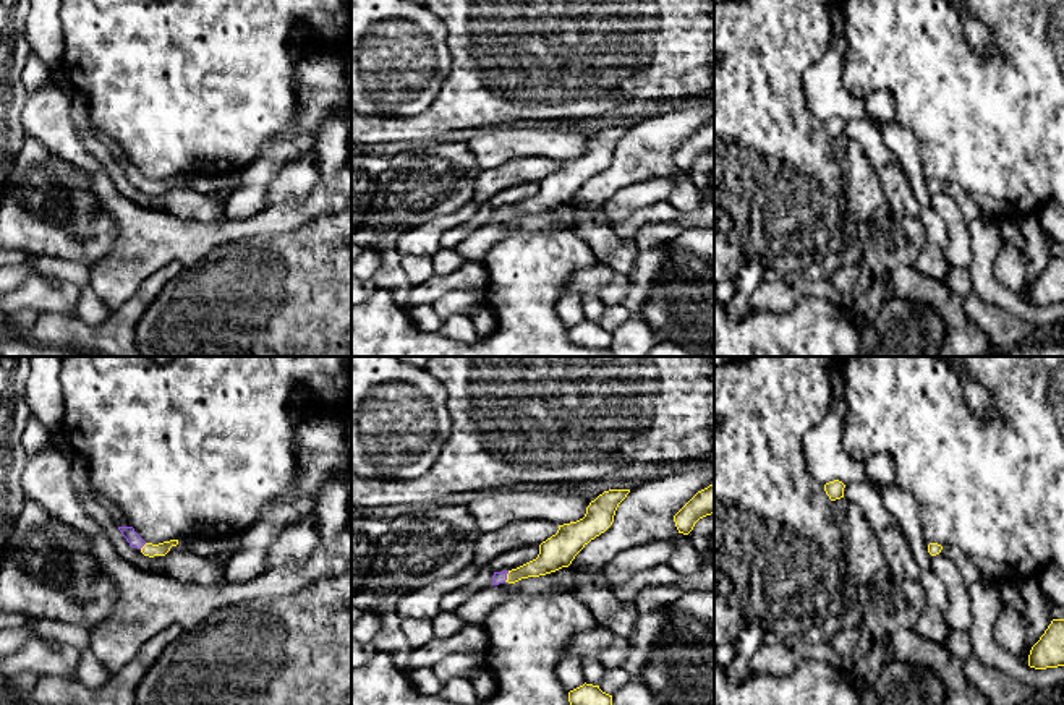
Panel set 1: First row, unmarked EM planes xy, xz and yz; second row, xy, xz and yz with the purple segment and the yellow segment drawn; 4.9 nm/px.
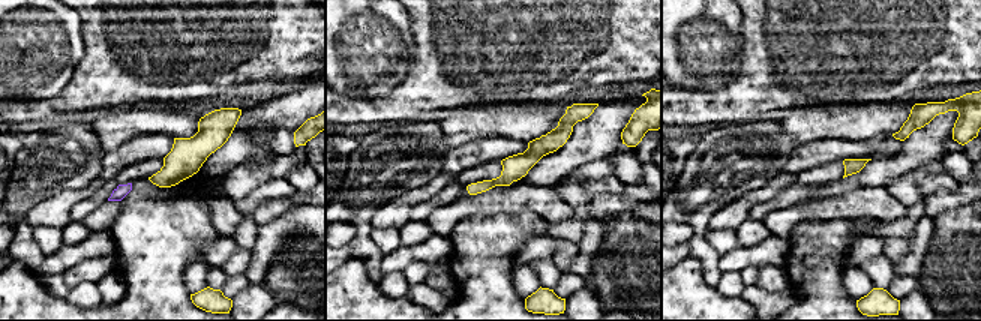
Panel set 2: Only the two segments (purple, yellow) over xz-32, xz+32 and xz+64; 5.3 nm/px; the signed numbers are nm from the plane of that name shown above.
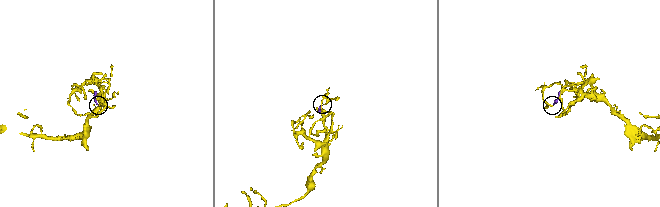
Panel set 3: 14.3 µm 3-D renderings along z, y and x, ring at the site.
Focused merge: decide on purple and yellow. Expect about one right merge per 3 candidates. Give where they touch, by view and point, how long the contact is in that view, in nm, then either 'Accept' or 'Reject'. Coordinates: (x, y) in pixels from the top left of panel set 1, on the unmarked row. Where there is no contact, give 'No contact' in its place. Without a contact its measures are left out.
Touches purple at xz (506, 213). Shared border 60 nm. Accept

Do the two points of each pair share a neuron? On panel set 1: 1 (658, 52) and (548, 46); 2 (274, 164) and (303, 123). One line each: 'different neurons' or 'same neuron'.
1: same neuron
2: same neuron

